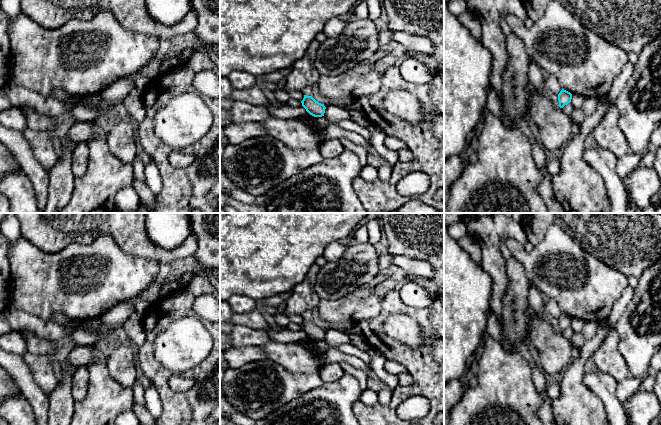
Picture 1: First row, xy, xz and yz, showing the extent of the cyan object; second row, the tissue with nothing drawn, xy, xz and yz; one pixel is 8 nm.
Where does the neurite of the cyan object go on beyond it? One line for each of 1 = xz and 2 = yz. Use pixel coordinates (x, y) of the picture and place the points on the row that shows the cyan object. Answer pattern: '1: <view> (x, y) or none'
1: none
2: none

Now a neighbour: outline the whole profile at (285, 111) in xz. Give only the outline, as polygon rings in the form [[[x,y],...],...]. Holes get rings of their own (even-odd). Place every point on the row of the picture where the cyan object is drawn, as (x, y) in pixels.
[[[268,103],[265,108],[268,110],[270,115],[280,119],[294,119],[302,117],[307,113],[306,109],[303,106],[291,107],[287,104],[284,104],[282,106],[273,106]]]

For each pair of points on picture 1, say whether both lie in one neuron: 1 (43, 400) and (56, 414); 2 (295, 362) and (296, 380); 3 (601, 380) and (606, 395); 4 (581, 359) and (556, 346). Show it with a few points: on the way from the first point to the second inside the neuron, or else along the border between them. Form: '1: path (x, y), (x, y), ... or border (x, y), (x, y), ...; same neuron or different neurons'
1: border (47, 396), (49, 414); different neurons
2: border (275, 362), (292, 372), (318, 374); different neurons
3: path (601, 384), (606, 391); same neuron
4: border (575, 355), (572, 362), (560, 374); different neurons

